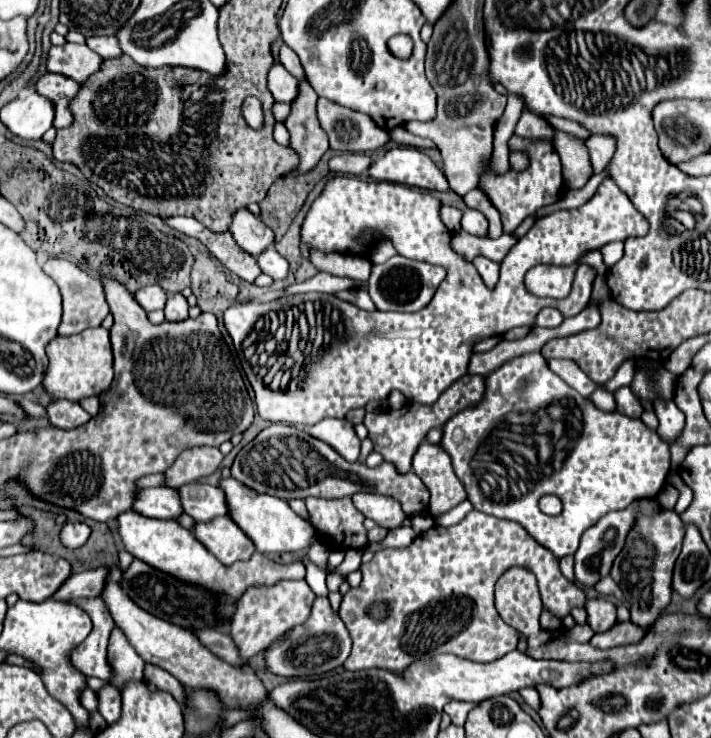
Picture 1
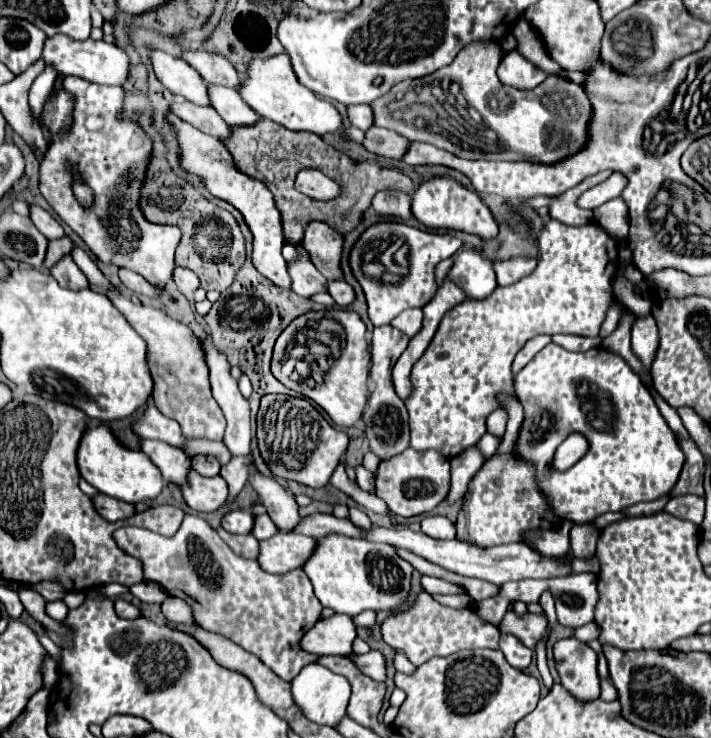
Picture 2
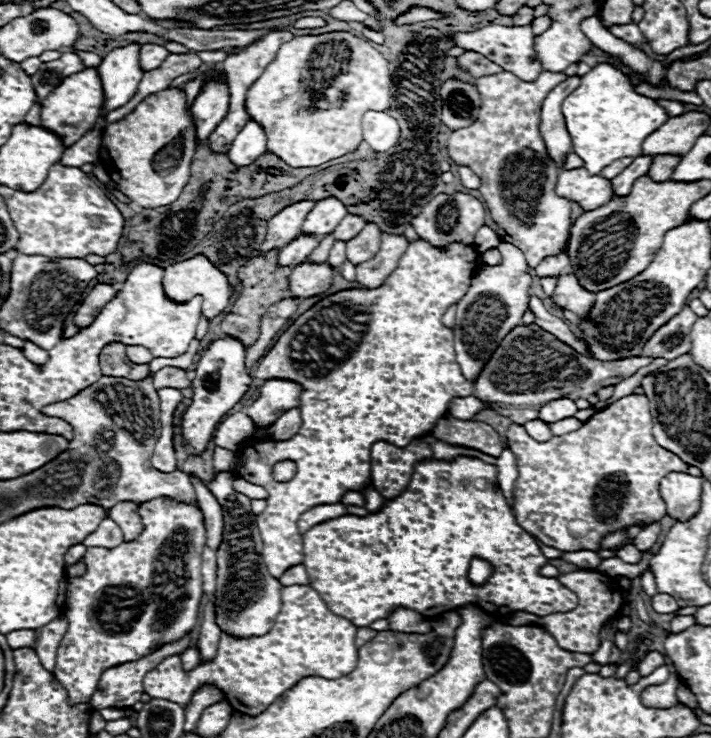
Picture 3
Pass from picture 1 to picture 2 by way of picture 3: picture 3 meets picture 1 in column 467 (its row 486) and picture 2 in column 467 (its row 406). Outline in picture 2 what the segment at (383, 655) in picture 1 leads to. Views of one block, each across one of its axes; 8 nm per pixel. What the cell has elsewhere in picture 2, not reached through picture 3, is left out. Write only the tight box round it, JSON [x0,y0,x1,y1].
[380,592,500,666]

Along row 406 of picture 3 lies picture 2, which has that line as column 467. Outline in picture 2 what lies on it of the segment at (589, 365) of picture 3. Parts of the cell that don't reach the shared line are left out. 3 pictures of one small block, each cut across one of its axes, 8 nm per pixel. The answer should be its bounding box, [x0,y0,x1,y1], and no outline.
[456,394,560,546]

